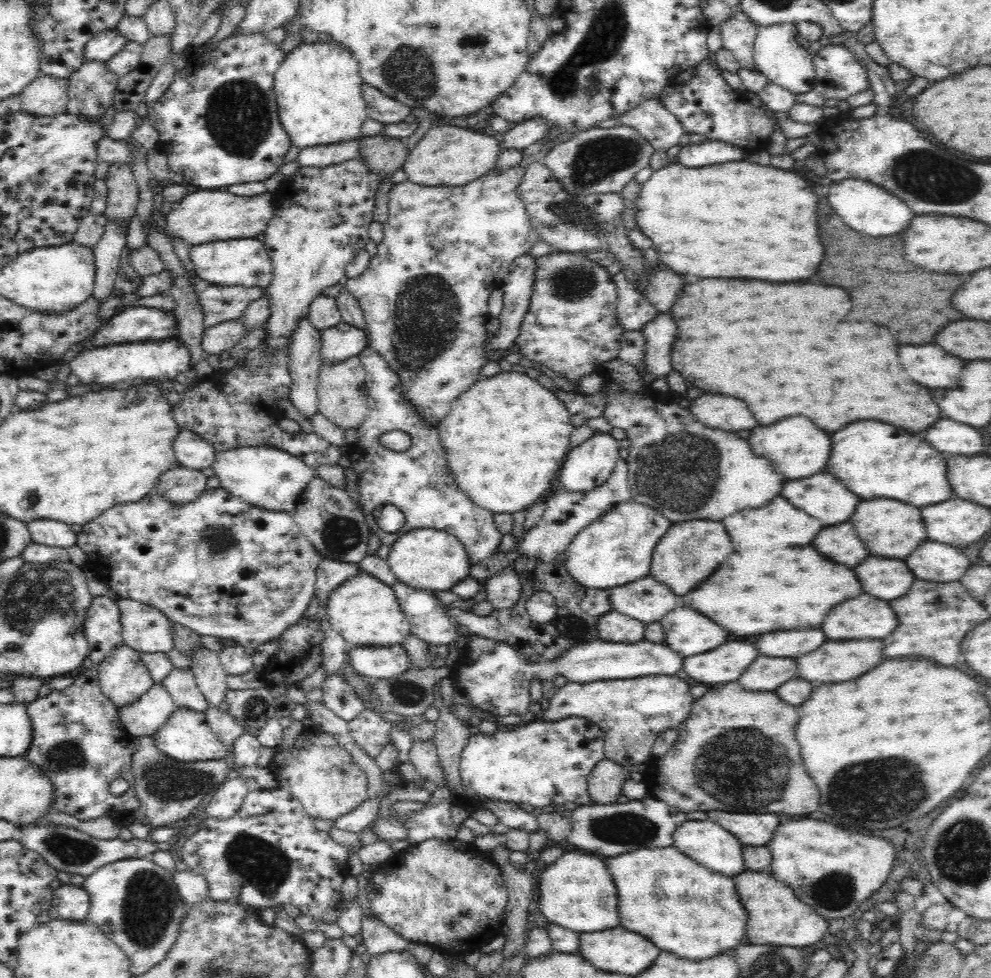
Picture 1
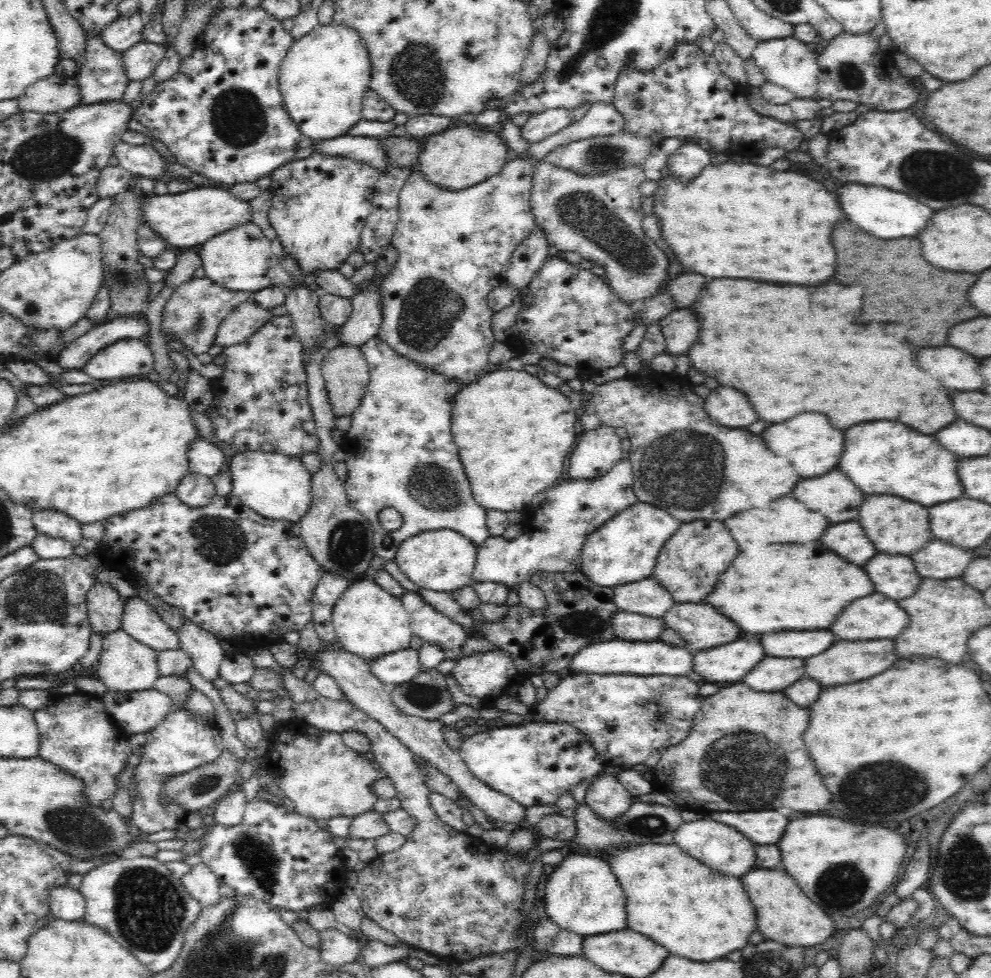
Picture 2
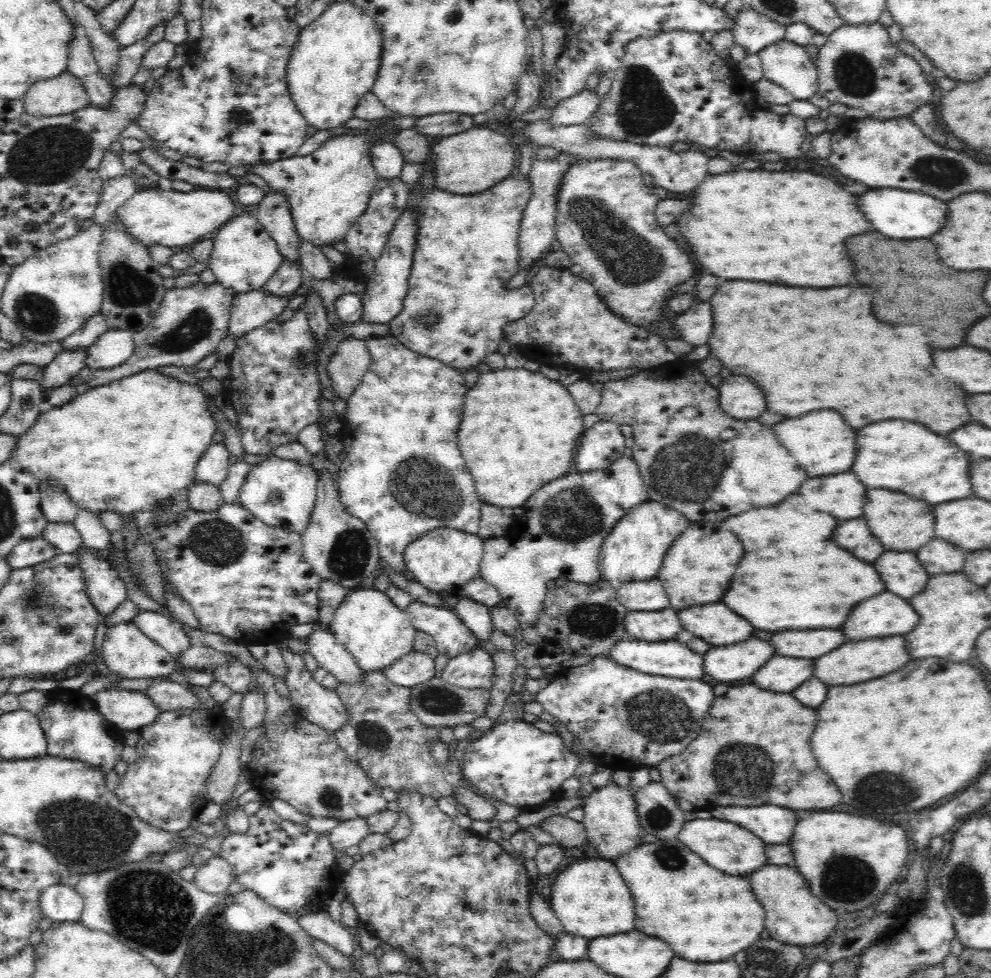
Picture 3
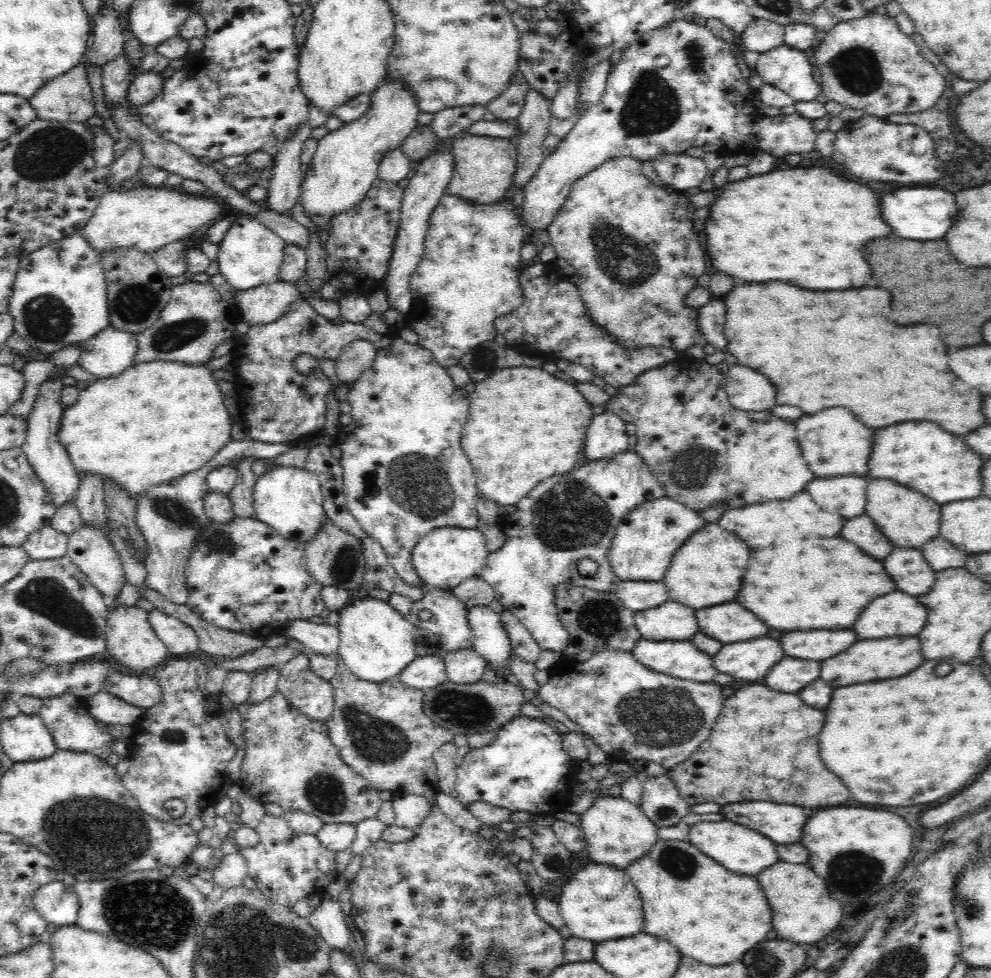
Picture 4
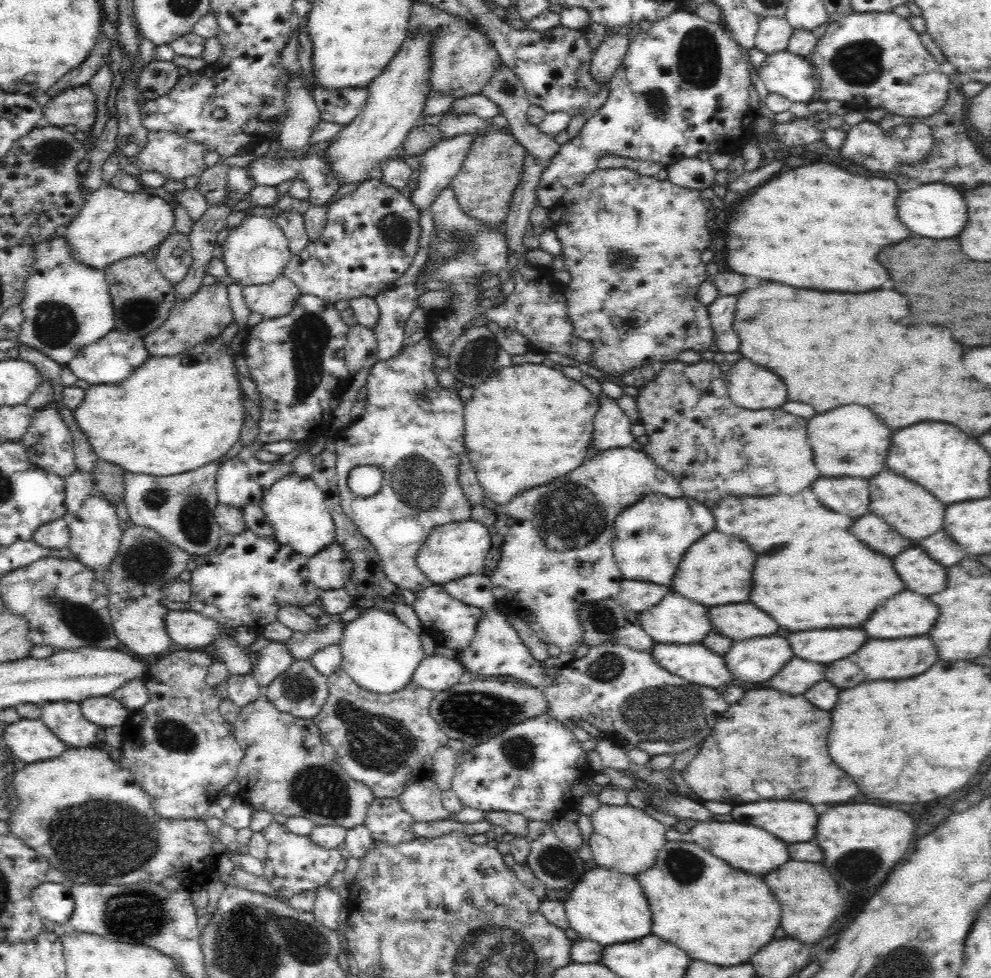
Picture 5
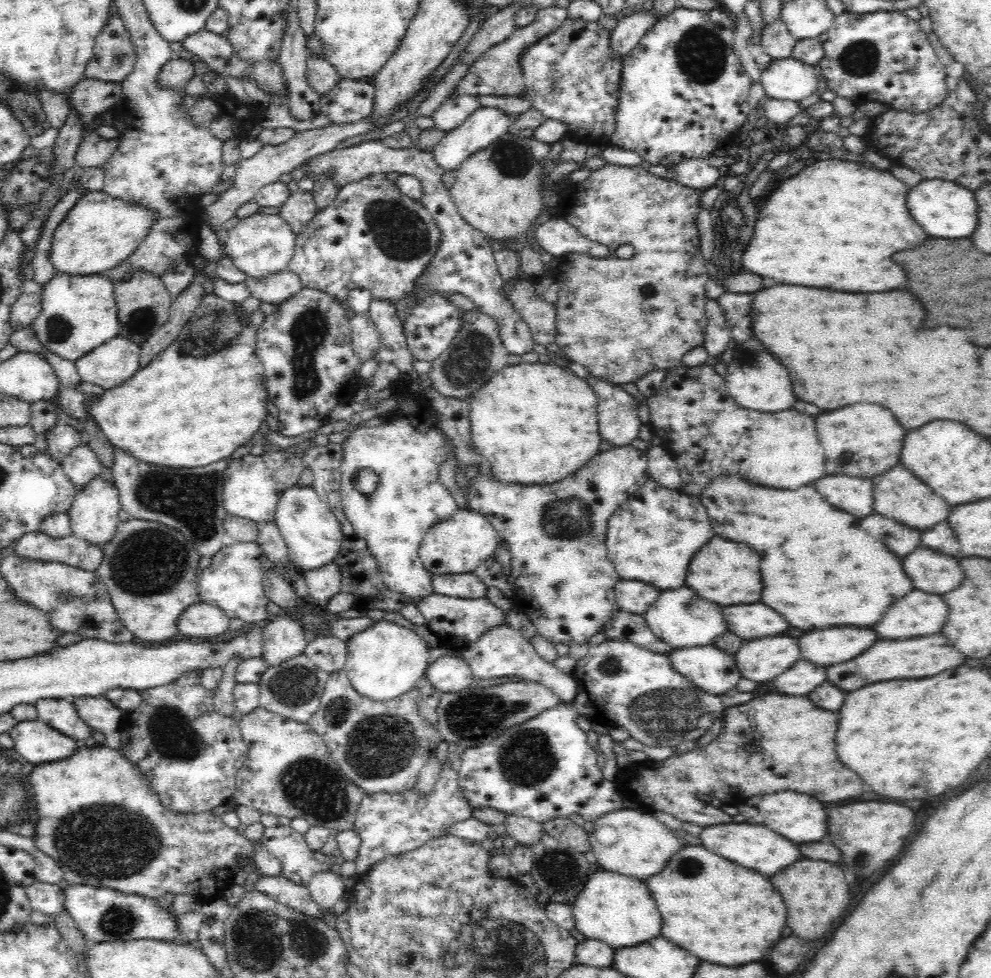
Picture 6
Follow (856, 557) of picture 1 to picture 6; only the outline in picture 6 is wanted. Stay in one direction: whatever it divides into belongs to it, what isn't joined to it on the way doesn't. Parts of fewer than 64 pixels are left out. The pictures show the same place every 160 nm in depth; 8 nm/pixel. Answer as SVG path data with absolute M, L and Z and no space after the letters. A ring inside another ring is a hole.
M870 514L858 522L870 536L882 540L898 558L914 552L920 546L920 532L902 526L880 514Z

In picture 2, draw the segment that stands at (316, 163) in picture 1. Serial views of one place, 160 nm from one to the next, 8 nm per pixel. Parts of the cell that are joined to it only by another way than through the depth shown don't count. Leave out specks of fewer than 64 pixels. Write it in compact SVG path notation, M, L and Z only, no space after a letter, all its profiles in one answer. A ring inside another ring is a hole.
M344 135L333 139L313 143L312 155L326 157L346 157L361 163L369 164L372 168L385 170L386 155L380 147L380 141L374 137Z

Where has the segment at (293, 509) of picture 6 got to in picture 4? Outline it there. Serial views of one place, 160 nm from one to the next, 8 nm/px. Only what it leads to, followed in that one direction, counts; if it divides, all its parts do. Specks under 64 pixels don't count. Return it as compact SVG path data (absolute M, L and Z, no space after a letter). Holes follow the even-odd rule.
M275 466L257 476L251 493L254 518L286 539L306 543L320 530L325 514L321 484L316 474L308 469Z

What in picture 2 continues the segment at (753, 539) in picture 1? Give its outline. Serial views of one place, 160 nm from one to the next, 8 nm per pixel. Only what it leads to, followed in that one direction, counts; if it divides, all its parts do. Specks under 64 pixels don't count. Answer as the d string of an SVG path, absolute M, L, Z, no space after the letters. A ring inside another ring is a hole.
M784 496L776 502L776 510L760 510L760 508L750 508L746 512L740 512L736 516L732 516L730 520L726 520L726 528L730 530L730 534L734 536L734 540L738 542L740 550L746 550L754 544L806 544L810 540L818 540L820 534L828 528L828 520L818 514L818 512L810 512L802 502L798 502L796 498Z

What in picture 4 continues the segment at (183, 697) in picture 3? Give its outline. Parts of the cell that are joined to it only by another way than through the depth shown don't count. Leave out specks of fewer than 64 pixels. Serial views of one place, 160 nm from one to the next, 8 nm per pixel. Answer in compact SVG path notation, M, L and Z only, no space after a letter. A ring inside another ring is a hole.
M112 672L102 682L101 690L125 700L128 704L146 709L152 708L163 699L161 684L149 674L138 678Z

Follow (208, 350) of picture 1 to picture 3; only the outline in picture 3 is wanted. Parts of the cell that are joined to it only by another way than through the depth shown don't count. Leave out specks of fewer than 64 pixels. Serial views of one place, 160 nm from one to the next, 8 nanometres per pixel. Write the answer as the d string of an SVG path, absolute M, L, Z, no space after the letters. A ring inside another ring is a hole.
M262 290L236 295L230 308L226 334L237 339L270 323L270 320L280 316L286 309L286 302L288 299L264 293Z

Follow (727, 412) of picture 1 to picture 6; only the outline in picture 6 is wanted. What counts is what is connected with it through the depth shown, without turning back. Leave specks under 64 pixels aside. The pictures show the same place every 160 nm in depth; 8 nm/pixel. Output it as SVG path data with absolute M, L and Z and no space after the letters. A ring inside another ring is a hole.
M754 339L736 344L732 361L727 364L727 373L723 376L723 380L729 392L729 398L732 398L738 406L748 410L780 412L792 408L792 404L796 402L786 368L778 364L776 358L770 352L766 352L762 344Z

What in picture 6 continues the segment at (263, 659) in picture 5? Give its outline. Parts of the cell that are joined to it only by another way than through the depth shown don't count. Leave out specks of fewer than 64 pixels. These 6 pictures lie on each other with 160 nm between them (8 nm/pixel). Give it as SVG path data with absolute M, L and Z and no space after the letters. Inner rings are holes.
M290 615L272 617L264 623L260 658L267 668L303 655L309 642L301 625L299 619Z

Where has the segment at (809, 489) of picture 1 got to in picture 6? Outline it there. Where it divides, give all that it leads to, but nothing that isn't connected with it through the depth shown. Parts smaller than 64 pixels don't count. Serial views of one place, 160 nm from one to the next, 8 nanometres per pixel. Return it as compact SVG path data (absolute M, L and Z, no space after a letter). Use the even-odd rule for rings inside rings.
M824 476L814 482L816 490L834 508L844 510L856 518L864 518L873 510L873 482L855 476Z

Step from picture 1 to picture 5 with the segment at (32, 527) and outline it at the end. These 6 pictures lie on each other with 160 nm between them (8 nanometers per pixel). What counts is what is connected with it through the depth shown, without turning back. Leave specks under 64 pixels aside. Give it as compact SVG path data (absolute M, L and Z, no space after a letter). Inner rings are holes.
M52 400L46 408L36 410L31 414L30 426L27 428L20 443L26 449L26 457L32 465L40 469L52 472L64 480L77 470L75 462L75 449L73 446L73 436L71 429L61 418L59 404Z

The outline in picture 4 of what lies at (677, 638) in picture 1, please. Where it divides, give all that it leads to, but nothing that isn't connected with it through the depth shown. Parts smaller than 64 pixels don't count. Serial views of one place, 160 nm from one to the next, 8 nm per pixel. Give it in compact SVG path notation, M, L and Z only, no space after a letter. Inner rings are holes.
M736 602L696 610L694 614L700 628L698 632L708 634L722 644L752 640L758 636L766 636L768 632L768 626L762 624L762 620L758 620L752 612Z

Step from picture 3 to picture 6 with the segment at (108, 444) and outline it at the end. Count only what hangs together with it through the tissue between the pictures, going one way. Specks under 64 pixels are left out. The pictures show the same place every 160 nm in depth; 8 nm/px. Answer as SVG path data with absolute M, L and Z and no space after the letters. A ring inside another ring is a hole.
M215 293L205 294L174 343L156 354L120 386L104 389L102 394L91 397L86 407L87 418L96 421L102 436L112 447L146 464L198 468L230 456L259 430L258 426L265 421L267 414L264 408L267 396L262 364L254 356L255 332L242 325L238 314L233 314L240 304L232 303L230 306L230 303Z

